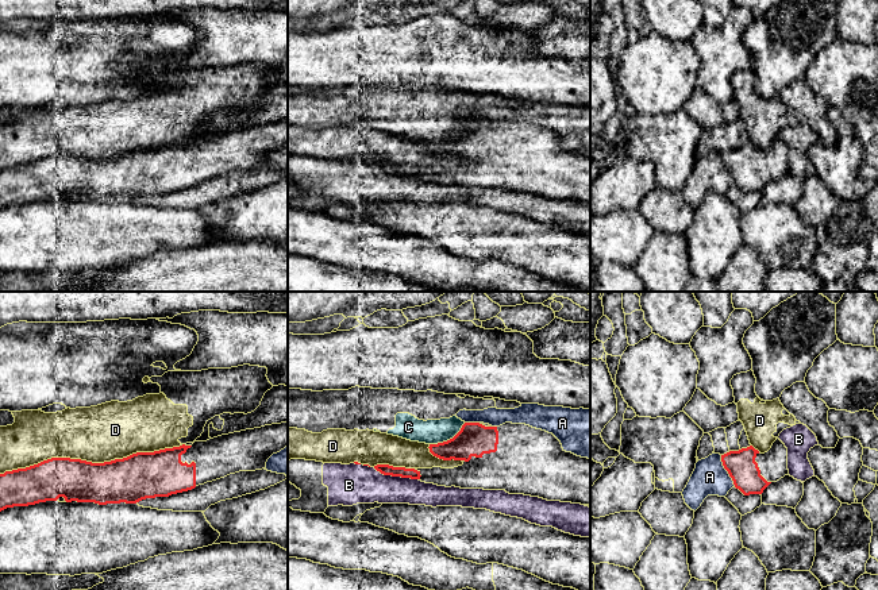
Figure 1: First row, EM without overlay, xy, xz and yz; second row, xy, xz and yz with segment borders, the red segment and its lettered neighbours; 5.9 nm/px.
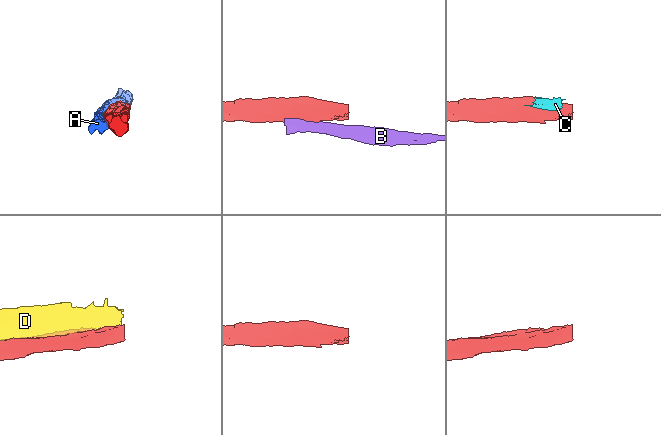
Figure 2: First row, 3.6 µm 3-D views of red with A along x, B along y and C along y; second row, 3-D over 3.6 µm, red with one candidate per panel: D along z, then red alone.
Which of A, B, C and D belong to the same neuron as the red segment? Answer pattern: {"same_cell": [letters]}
{"same_cell": []}

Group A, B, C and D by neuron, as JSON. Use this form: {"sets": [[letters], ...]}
{"sets": [["A"], ["B"], ["C"], ["D"]]}

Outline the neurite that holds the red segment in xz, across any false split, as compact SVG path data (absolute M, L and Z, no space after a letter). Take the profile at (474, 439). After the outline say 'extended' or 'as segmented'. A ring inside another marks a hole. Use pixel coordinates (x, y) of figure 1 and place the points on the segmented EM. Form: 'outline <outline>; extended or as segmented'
outline M465 423L450 440L430 444L430 452L443 460L462 460L454 468L405 468L377 464L384 475L419 479L446 487L505 490L509 494L524 494L547 501L590 505L590 459L566 452L561 441L542 429L525 424L505 423L500 427L485 427L480 423Z; extended

